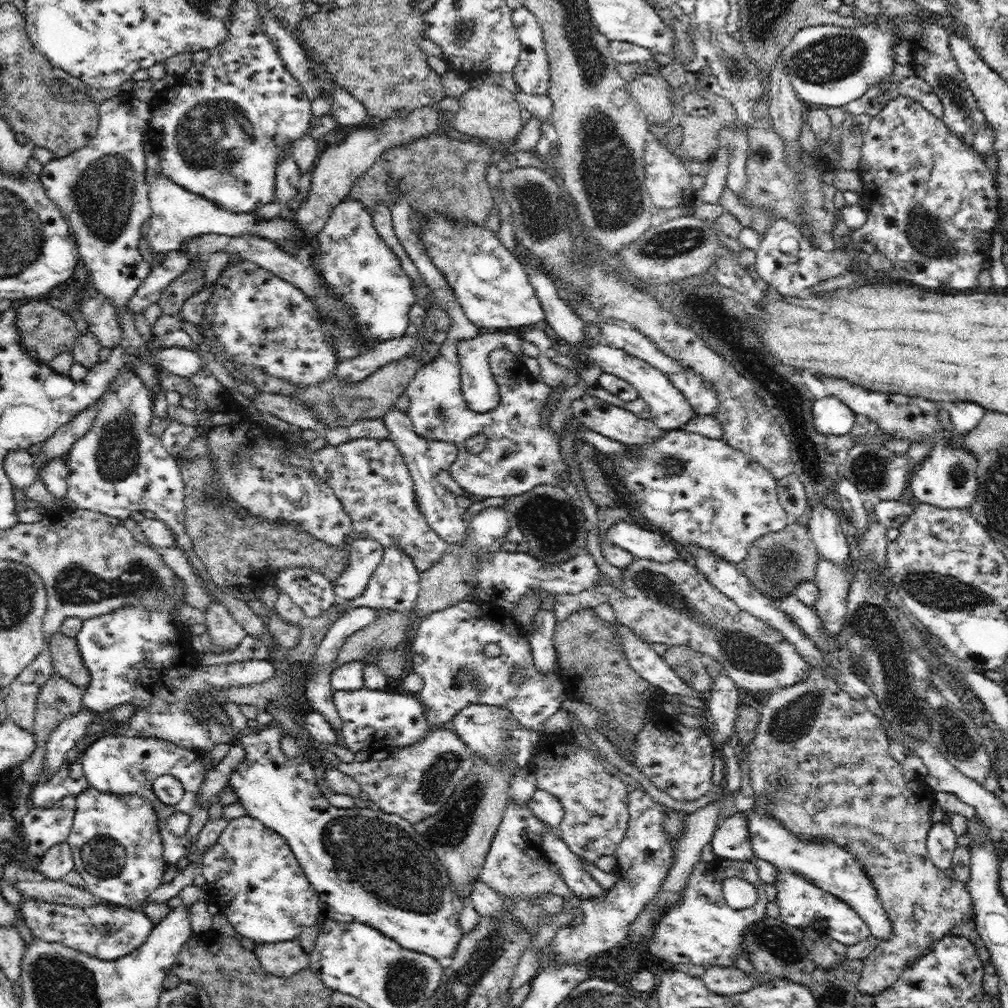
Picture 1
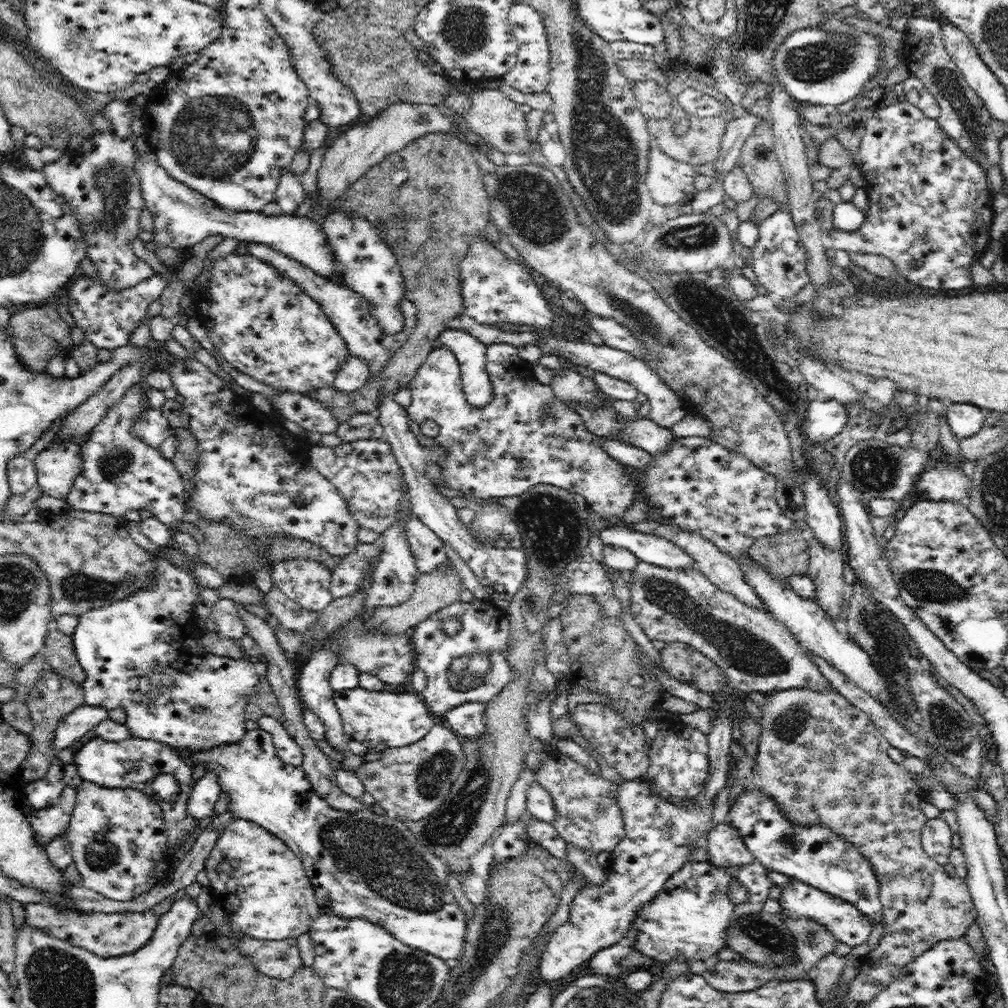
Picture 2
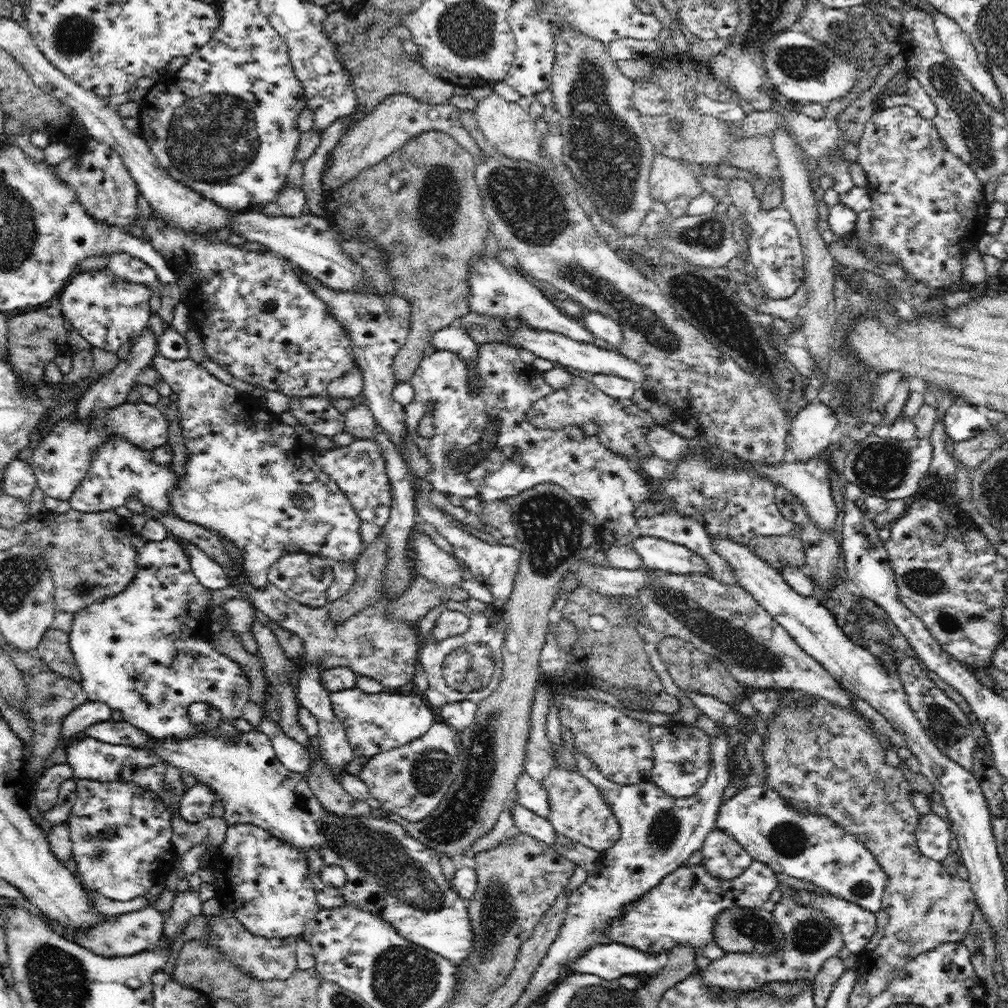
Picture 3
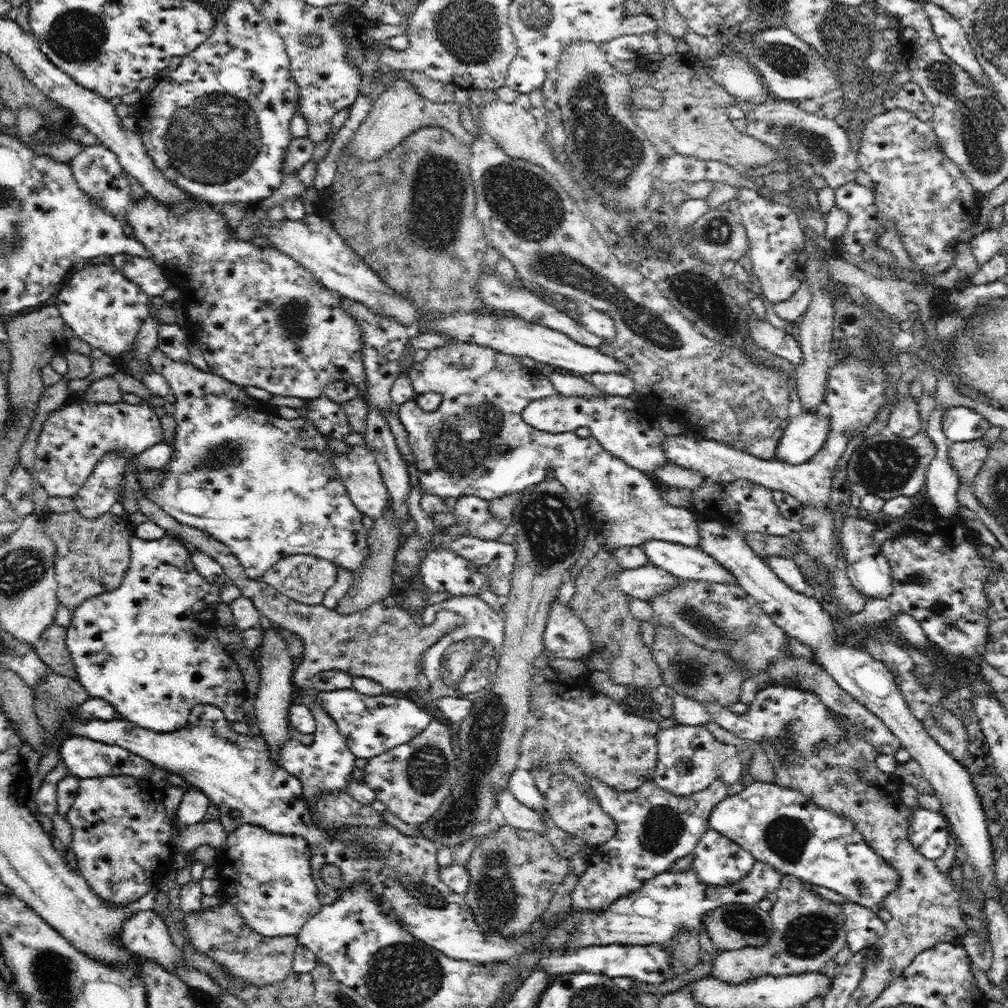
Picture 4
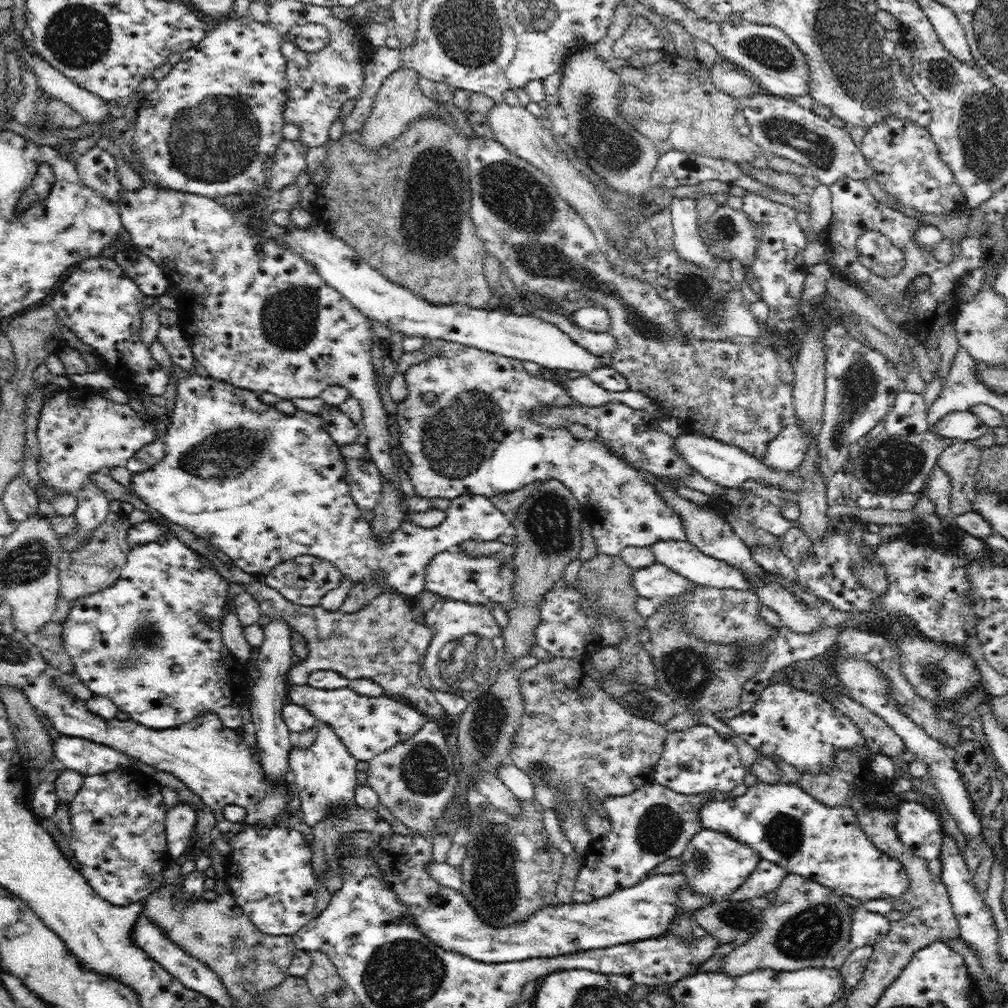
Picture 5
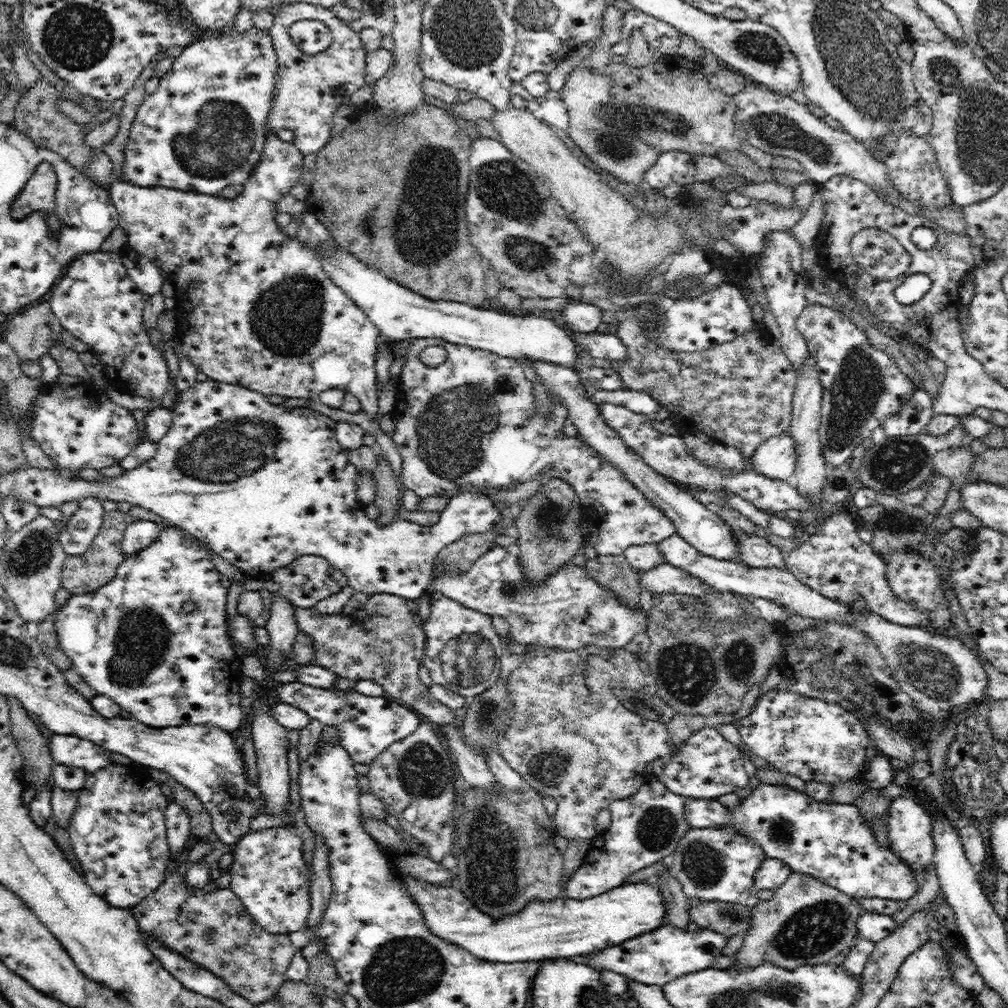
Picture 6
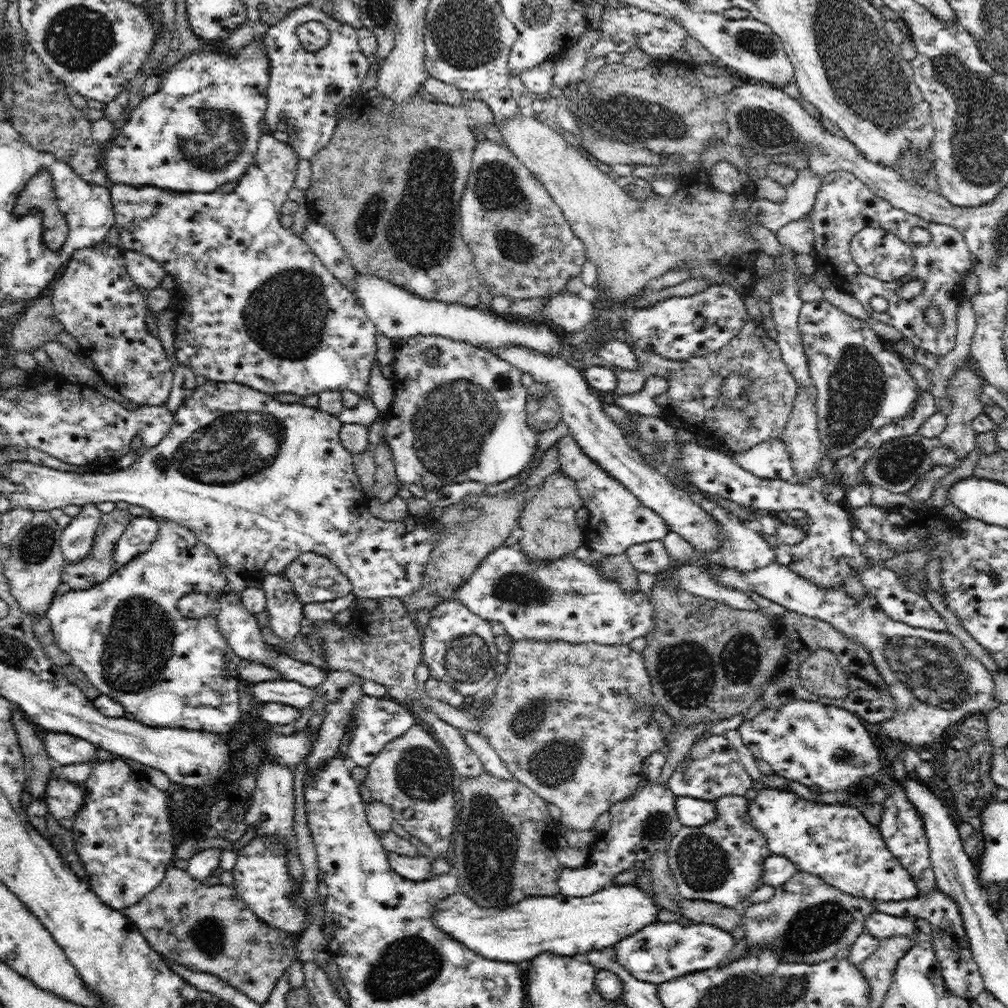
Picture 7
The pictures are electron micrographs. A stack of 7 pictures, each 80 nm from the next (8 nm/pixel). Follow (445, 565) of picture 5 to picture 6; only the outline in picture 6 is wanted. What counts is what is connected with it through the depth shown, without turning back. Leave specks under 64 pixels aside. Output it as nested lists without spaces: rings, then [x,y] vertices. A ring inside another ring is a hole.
[[[496,545],[492,550],[486,552],[486,554],[480,556],[478,560],[474,561],[473,565],[465,573],[456,573],[456,571],[452,571],[452,569],[450,569],[449,571],[438,571],[432,578],[431,588],[439,590],[443,594],[443,596],[447,596],[452,600],[456,600],[460,602],[460,604],[463,604],[470,609],[474,609],[474,611],[476,612],[480,612],[482,614],[490,616],[501,616],[509,623],[509,636],[511,636],[516,642],[524,645],[544,646],[548,648],[555,648],[556,650],[580,650],[580,648],[584,648],[584,646],[590,645],[598,646],[602,649],[618,649],[626,646],[626,644],[628,644],[628,642],[630,642],[630,640],[632,640],[632,638],[634,638],[637,633],[646,632],[648,624],[648,612],[646,613],[642,611],[640,605],[638,606],[638,608],[630,608],[623,602],[620,602],[615,596],[613,596],[613,594],[611,594],[611,592],[607,592],[607,590],[605,590],[603,586],[600,586],[599,582],[596,582],[591,577],[591,574],[588,574],[588,571],[583,566],[573,566],[572,562],[566,562],[565,564],[562,564],[560,568],[558,568],[558,571],[555,574],[550,574],[548,578],[544,578],[542,582],[538,582],[536,586],[533,586],[533,584],[529,584],[529,582],[525,580],[525,576],[519,561],[520,560],[518,553],[516,550],[514,550],[514,548],[509,549]]]

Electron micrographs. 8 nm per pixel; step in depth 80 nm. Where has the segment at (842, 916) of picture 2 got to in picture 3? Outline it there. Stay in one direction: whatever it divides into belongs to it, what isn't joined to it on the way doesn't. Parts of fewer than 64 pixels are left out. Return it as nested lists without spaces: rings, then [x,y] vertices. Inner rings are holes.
[[[808,890],[796,892],[800,907],[813,907],[829,918],[841,932],[845,946],[858,956],[877,929],[875,913],[834,896],[822,896]]]

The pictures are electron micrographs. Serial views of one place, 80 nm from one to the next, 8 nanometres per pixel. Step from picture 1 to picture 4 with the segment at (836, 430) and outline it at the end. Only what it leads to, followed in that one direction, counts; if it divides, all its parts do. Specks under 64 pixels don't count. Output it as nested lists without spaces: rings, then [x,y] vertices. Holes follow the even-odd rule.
[[[825,408],[791,418],[776,446],[776,459],[794,466],[808,462],[824,446],[830,430]]]

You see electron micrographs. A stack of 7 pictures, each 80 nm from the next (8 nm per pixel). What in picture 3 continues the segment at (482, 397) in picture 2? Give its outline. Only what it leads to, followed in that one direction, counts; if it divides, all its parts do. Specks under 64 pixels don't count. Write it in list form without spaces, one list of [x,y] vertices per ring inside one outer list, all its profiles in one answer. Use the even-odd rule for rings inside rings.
[[[453,324],[438,330],[431,339],[431,346],[436,350],[450,350],[460,356],[468,369],[467,384],[470,390],[478,392],[476,358],[479,357],[479,344],[469,336],[465,329]]]

